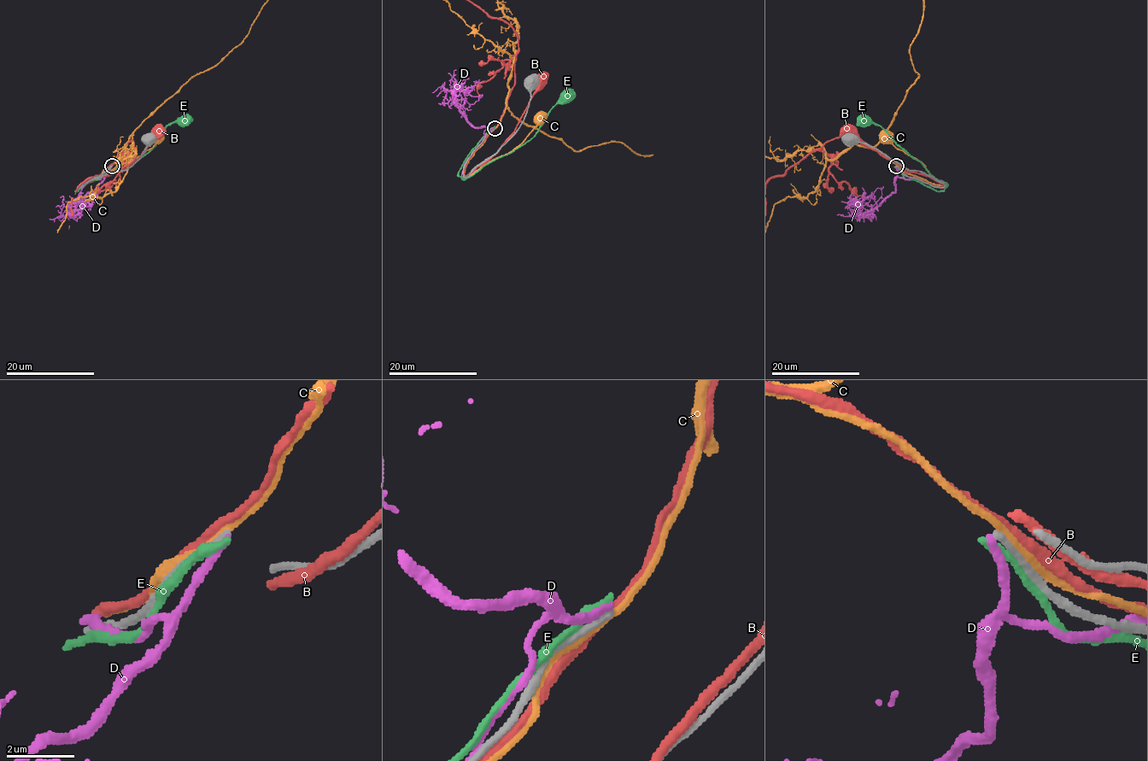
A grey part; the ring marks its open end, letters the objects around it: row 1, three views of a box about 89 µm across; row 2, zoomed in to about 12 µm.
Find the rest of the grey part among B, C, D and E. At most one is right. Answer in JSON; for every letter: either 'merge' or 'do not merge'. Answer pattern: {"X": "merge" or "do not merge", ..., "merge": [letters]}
{"B": "do not merge", "C": "do not merge", "D": "do not merge", "E": "do not merge", "merge": []}

